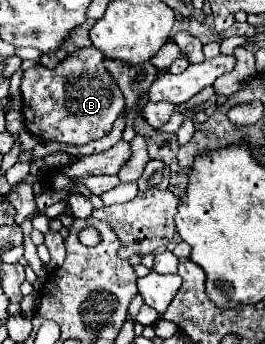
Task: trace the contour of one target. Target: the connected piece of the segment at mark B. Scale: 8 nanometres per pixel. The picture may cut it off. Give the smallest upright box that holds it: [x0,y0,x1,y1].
[20,46,126,144]

